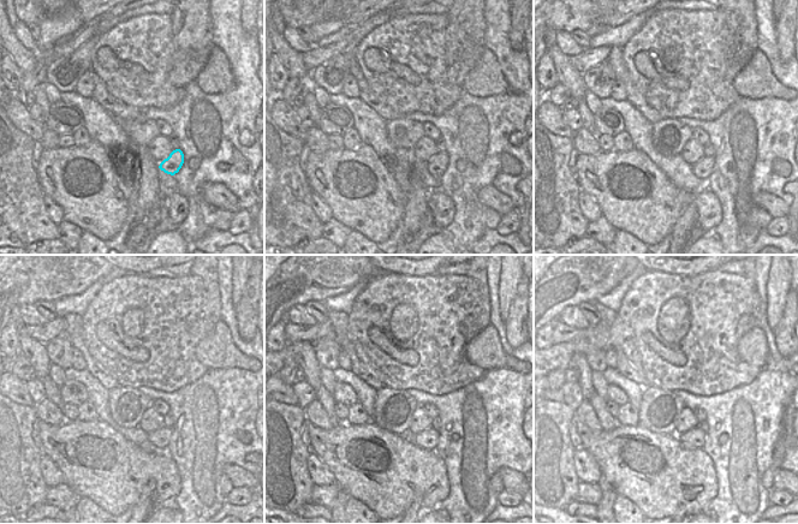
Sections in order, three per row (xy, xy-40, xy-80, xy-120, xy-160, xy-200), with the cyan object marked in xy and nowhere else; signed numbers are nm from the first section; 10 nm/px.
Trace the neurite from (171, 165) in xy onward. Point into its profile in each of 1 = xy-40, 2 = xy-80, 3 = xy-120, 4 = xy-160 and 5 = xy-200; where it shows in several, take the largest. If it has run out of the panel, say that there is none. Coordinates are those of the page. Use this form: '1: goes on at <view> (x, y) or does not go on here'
1: goes on at xy-40 (436, 166)
2: goes on at xy-80 (703, 167)
3: goes on at xy-120 (160, 438)
4: goes on at xy-160 (428, 439)
5: goes on at xy-200 (695, 438)

